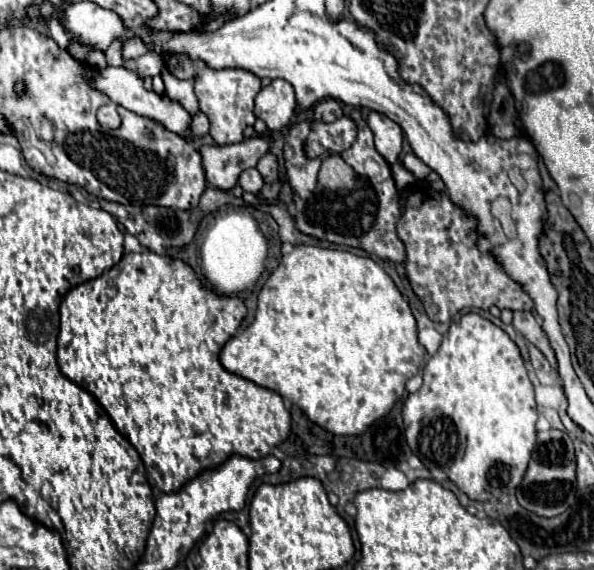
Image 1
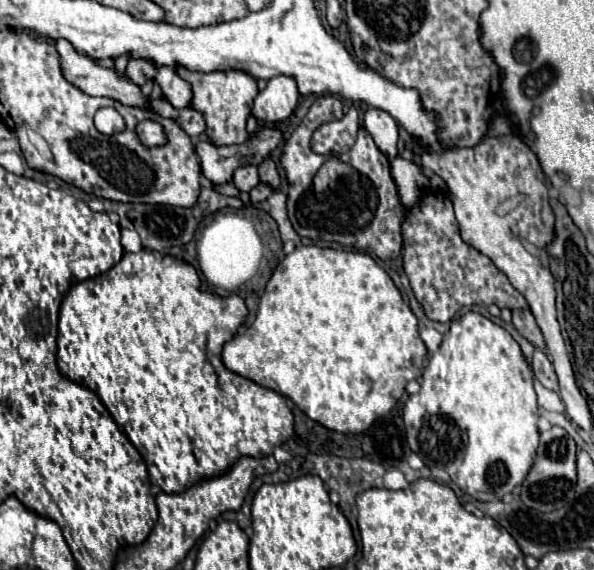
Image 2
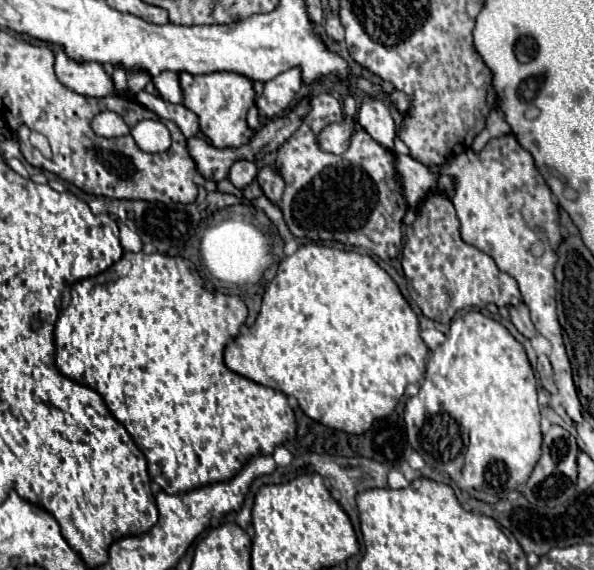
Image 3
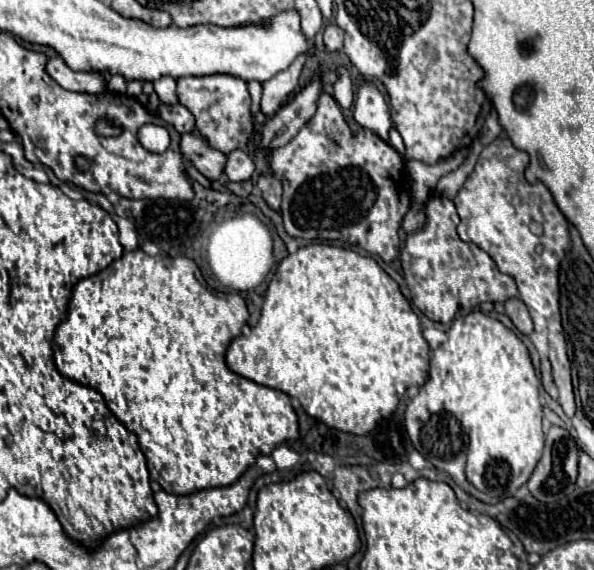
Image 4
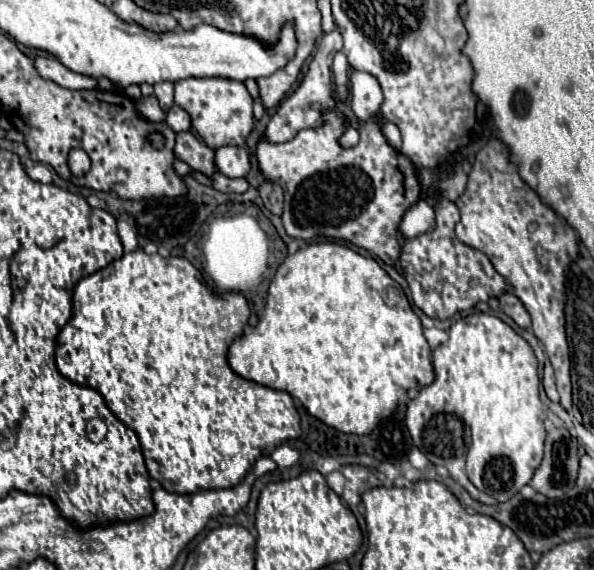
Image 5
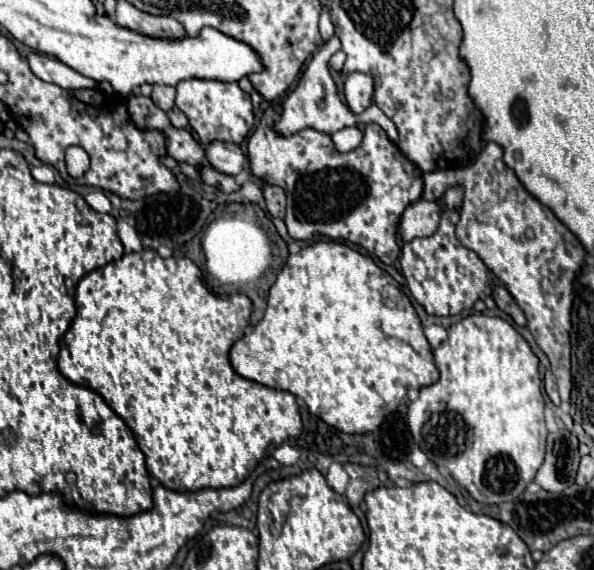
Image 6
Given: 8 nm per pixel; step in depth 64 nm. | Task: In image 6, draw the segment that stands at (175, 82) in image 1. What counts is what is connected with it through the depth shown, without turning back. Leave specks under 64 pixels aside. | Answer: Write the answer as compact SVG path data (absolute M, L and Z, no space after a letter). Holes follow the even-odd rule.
M154 84L154 90L152 90L152 102L160 108L160 110L170 110L174 106L174 98L176 98L176 88L174 86L160 86L160 84Z

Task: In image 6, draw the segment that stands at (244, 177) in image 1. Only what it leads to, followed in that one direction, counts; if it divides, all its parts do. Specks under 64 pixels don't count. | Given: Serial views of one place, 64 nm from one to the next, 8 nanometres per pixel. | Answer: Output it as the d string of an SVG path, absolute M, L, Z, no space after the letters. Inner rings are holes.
M214 140L204 146L204 154L212 168L216 168L218 172L230 174L230 176L238 174L246 164L244 152L240 150L238 144L232 144L232 142Z

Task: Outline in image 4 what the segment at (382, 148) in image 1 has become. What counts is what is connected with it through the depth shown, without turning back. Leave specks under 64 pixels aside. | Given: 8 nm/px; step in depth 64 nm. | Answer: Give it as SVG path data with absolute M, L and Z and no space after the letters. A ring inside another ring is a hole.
M358 86L354 100L354 120L376 132L380 138L388 140L388 130L392 122L388 118L388 106L382 92L376 86Z

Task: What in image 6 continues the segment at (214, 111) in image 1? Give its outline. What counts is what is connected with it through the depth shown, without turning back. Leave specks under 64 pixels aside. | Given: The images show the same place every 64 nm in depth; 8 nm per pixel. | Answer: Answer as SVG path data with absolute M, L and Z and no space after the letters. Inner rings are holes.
M182 80L176 86L176 108L180 108L192 130L198 134L200 142L212 142L216 138L224 142L234 142L240 144L252 124L254 124L254 114L252 114L252 102L250 94L242 92L236 82L220 82L220 80Z

